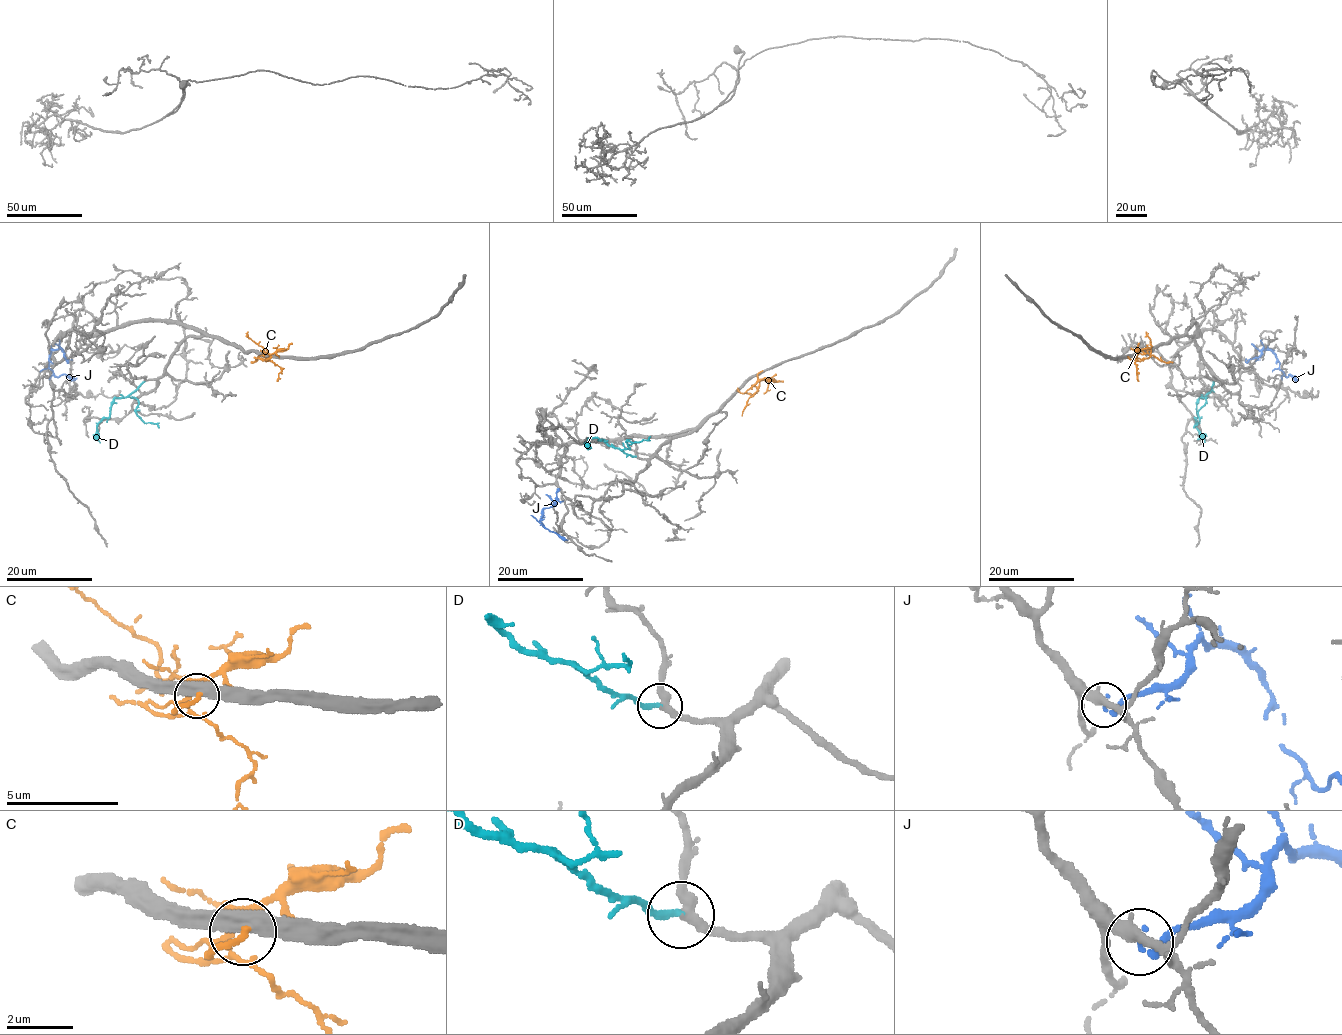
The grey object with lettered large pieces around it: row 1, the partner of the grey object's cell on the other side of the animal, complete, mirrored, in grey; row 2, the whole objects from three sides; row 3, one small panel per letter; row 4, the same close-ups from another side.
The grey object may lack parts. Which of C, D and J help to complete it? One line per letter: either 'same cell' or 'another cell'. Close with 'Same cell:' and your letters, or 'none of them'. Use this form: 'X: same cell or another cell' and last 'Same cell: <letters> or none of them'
C: another cell
D: same cell
J: another cell
Same cell: D

